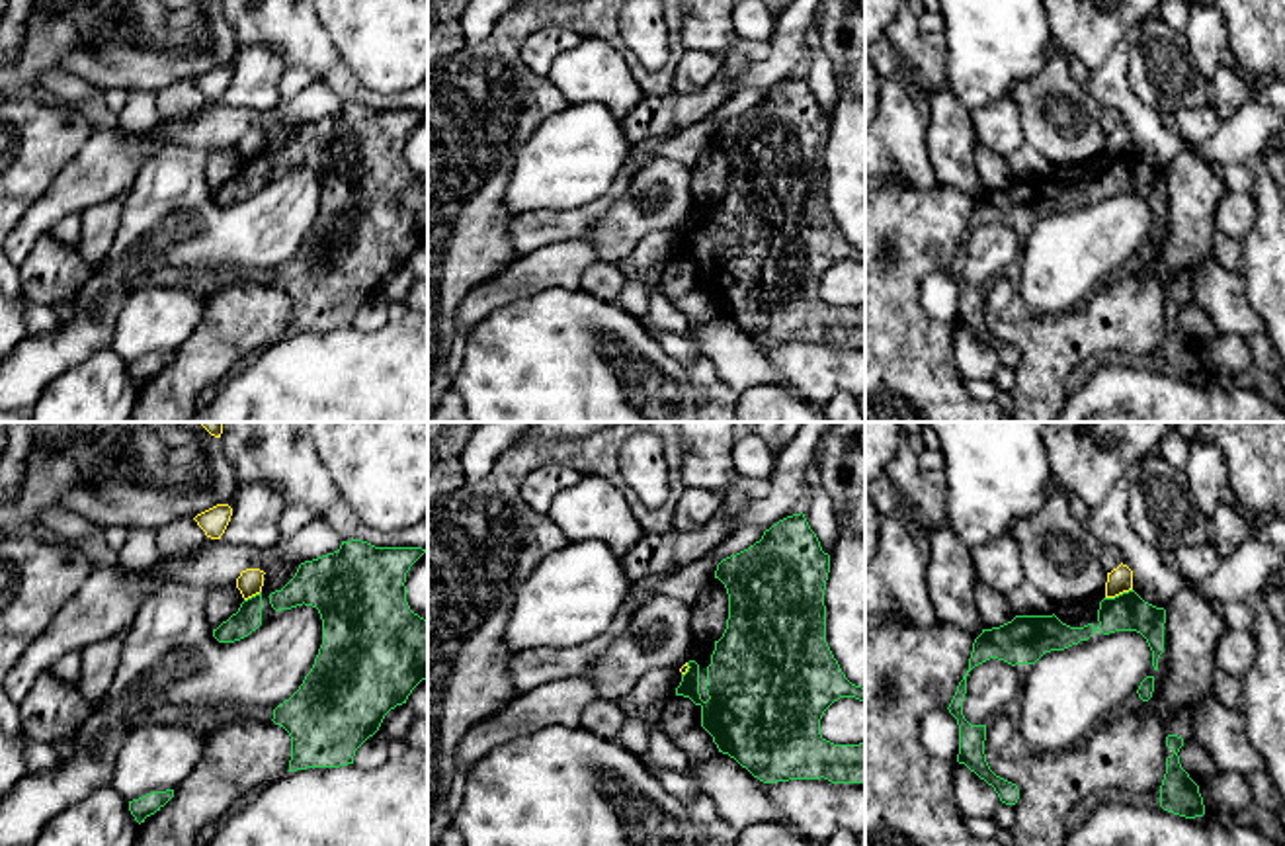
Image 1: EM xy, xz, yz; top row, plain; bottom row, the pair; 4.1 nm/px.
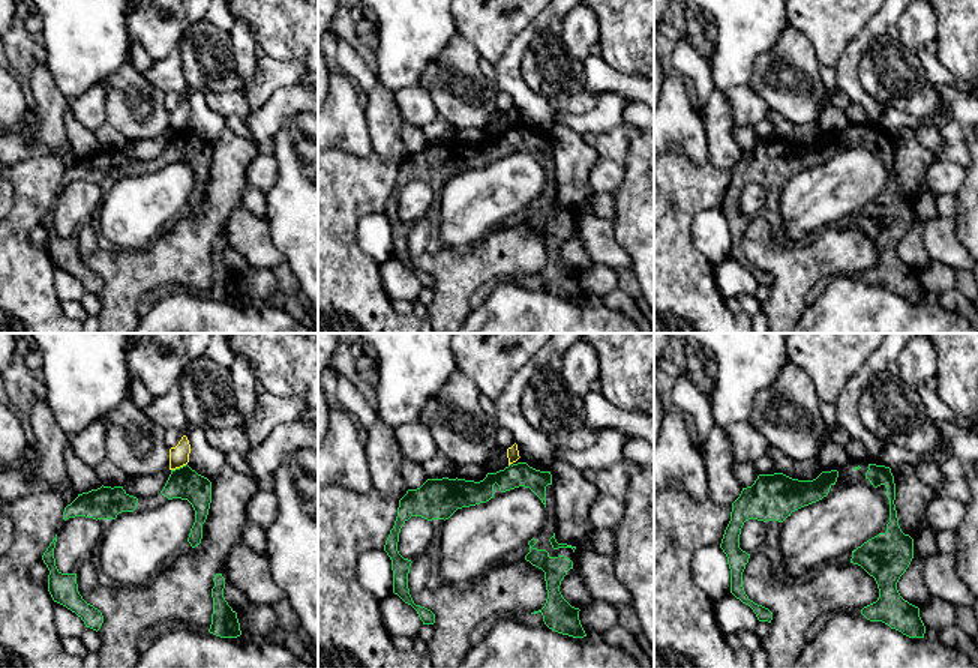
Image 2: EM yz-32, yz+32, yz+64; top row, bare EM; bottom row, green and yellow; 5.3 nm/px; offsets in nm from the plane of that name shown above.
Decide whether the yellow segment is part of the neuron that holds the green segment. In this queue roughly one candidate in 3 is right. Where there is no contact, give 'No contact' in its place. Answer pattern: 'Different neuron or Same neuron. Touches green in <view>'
Different neuron. Touches green in yz

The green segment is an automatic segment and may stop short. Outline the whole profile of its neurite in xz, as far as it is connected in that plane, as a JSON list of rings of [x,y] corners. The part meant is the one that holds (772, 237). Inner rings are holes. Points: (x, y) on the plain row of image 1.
[[[793,76],[748,111],[717,127],[728,156],[726,191],[709,229],[687,225],[676,258],[701,270],[701,289],[719,315],[734,320],[764,346],[828,342],[865,346],[865,305],[834,307],[820,297],[824,274],[840,260],[865,264],[865,250],[851,246],[826,205],[824,152],[830,117],[822,113],[805,76]]]

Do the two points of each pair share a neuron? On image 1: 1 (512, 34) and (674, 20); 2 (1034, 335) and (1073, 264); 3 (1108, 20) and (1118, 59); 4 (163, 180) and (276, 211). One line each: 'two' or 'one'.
1: one
2: two
3: two
4: one

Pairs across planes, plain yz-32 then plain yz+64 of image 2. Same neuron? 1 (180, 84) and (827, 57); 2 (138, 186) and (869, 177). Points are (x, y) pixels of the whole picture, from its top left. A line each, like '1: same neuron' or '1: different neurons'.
1: different neurons
2: same neuron

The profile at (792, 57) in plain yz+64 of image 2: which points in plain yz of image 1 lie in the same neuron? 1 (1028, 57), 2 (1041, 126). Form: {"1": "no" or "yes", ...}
{"1": "no", "2": "yes"}

